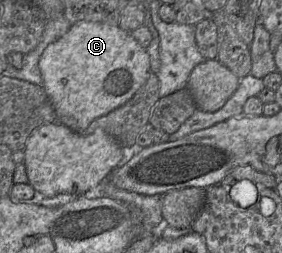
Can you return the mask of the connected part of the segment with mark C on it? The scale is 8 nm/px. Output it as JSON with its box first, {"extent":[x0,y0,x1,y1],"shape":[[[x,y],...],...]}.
{"extent":[40,21,150,133],"shape":[[[81,21],[47,46],[40,56],[42,86],[49,97],[57,121],[83,133],[90,123],[122,106],[146,82],[150,59],[131,32],[118,25]]]}

